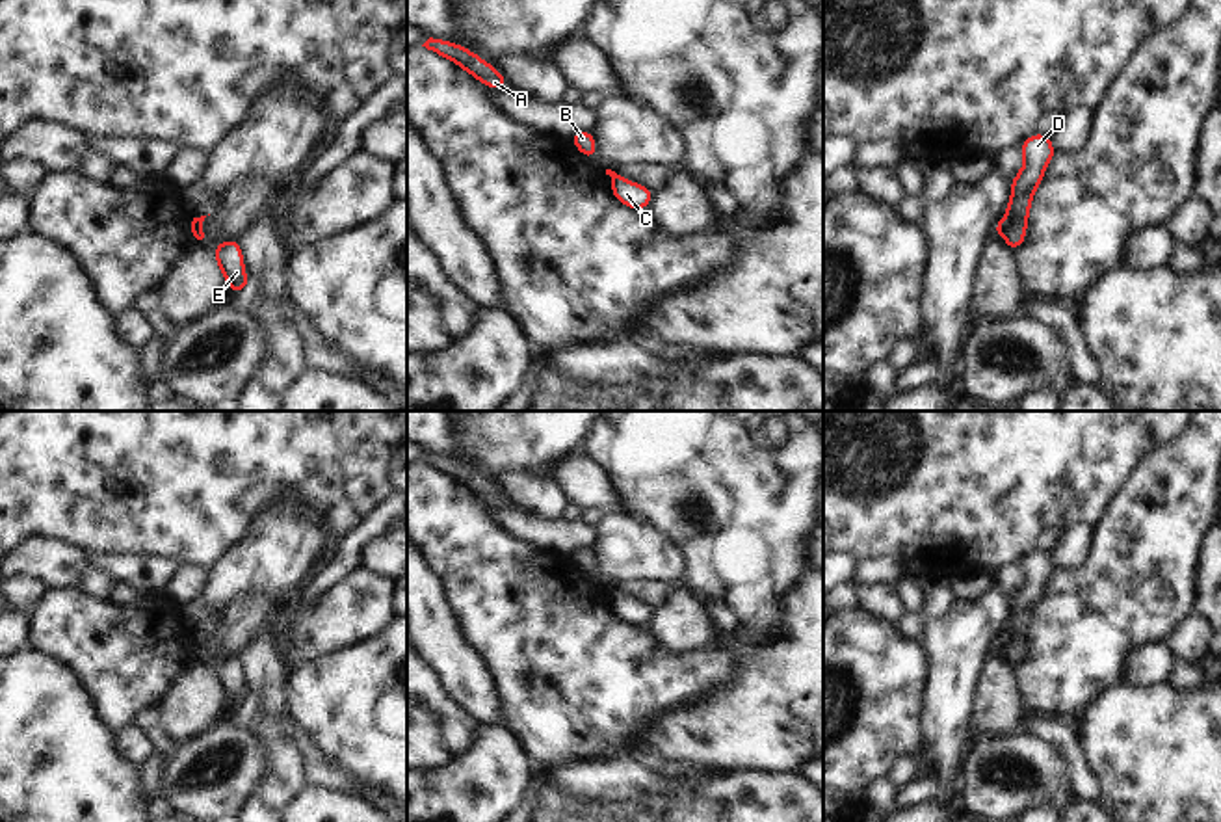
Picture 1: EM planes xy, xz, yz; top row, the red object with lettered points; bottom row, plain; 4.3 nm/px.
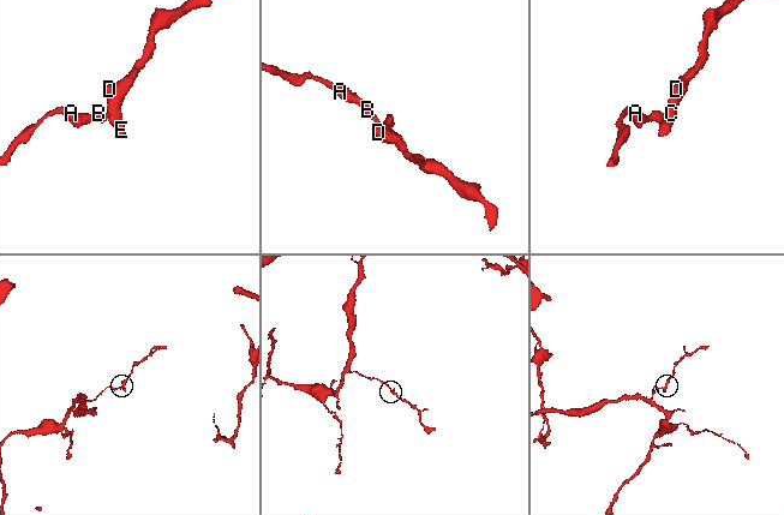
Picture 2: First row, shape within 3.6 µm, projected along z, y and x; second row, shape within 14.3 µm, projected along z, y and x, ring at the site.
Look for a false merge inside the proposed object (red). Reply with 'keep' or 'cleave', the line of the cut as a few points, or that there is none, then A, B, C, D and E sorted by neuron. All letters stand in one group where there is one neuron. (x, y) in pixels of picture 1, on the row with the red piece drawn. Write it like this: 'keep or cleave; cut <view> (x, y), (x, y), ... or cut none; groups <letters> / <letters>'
cleave; cut xy (196, 218), (199, 225), (197, 237); groups A B / C D E

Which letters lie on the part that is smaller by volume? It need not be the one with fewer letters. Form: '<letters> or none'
C, D, E

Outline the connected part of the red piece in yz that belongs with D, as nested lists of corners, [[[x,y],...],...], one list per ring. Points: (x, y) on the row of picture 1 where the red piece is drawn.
[[[1035,132],[1020,143],[1024,154],[1022,169],[1011,180],[1011,197],[1004,218],[1004,240],[1015,253],[1026,240],[1028,218],[1035,190],[1039,188],[1044,171],[1056,156],[1052,136]]]

